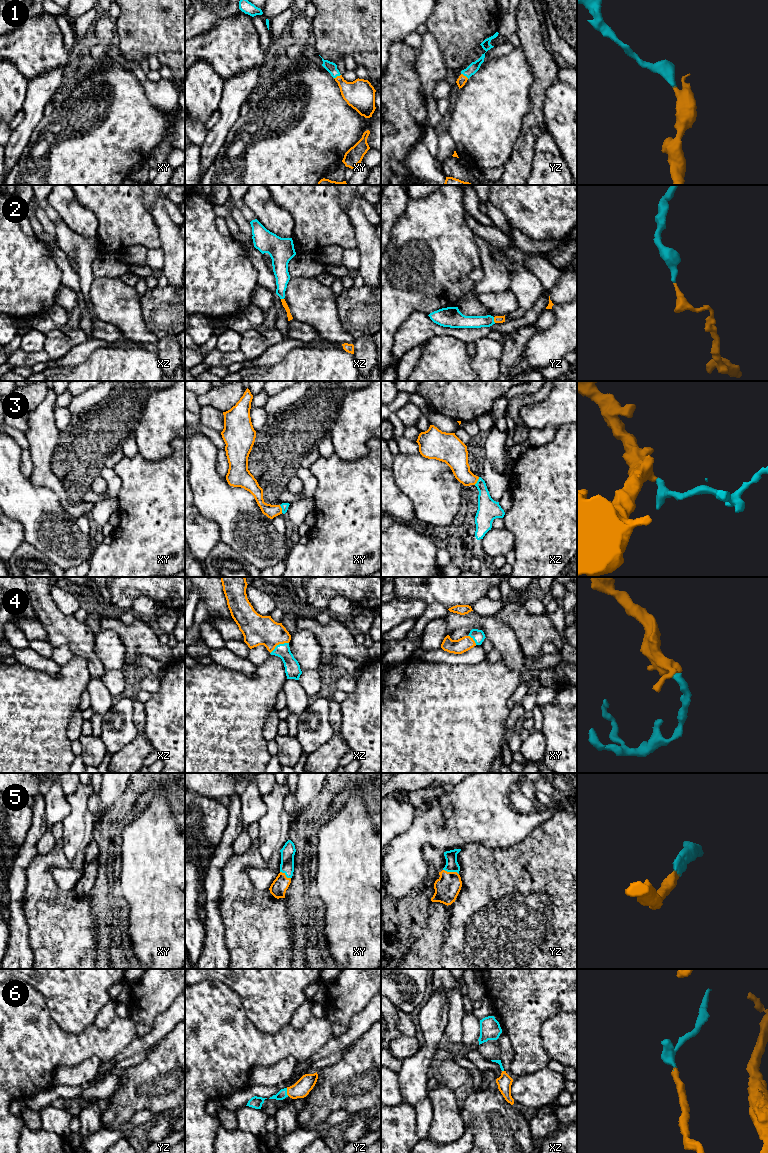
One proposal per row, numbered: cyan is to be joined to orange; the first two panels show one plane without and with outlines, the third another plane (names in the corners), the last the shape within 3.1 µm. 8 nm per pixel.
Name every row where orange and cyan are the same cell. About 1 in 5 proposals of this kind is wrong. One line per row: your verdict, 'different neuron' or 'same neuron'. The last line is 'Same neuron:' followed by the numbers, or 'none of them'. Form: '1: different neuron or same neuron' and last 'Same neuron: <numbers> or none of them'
1: same neuron
2: same neuron
3: same neuron
4: same neuron
5: same neuron
6: same neuron
Same neuron: 1, 2, 3, 4, 5, 6

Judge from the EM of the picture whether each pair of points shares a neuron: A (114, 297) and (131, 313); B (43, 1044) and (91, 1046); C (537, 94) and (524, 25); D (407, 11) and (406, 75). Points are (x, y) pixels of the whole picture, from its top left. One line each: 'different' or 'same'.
A: same
B: same
C: same
D: different

